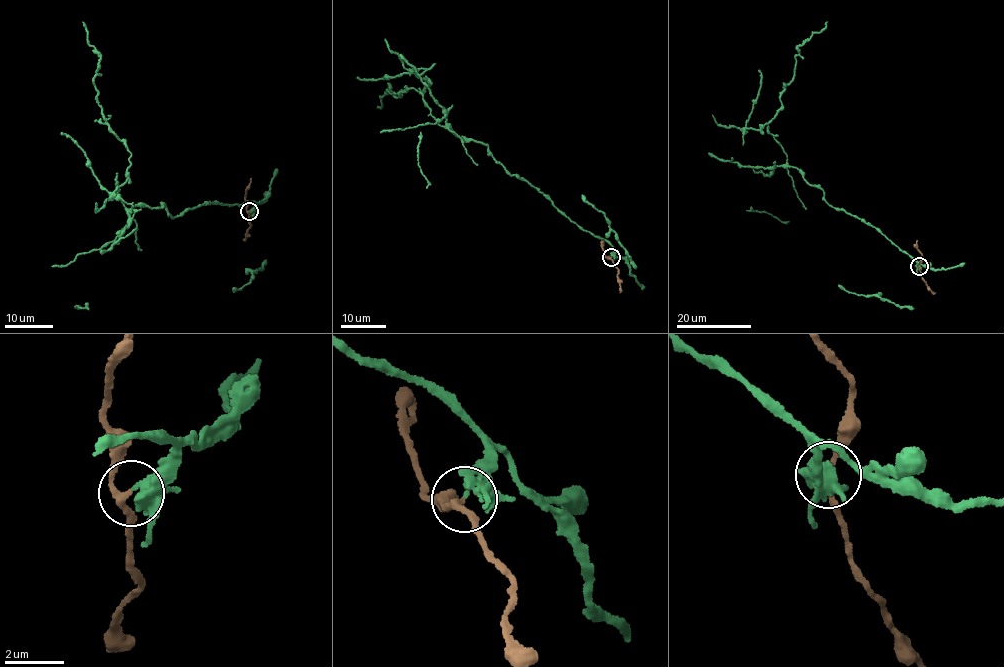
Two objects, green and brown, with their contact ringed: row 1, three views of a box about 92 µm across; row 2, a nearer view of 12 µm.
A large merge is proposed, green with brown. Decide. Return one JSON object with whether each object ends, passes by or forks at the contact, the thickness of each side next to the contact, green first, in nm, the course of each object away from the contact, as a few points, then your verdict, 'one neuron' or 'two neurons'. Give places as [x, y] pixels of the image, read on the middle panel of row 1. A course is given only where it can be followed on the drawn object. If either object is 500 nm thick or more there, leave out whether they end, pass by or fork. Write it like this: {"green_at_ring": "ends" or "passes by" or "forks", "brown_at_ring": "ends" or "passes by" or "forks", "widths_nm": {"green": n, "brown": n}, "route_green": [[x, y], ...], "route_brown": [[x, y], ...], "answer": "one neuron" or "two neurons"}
{"green_at_ring": "ends", "brown_at_ring": "passes by", "widths_nm": {"green": 260, "brown": 200}, "route_green": [[611, 257], [488, 147], [440, 125], [426, 82], [396, 97], [389, 85], [377, 108]], "route_brown": [[611, 258], [618, 271], [620, 293]], "answer": "two neurons"}

